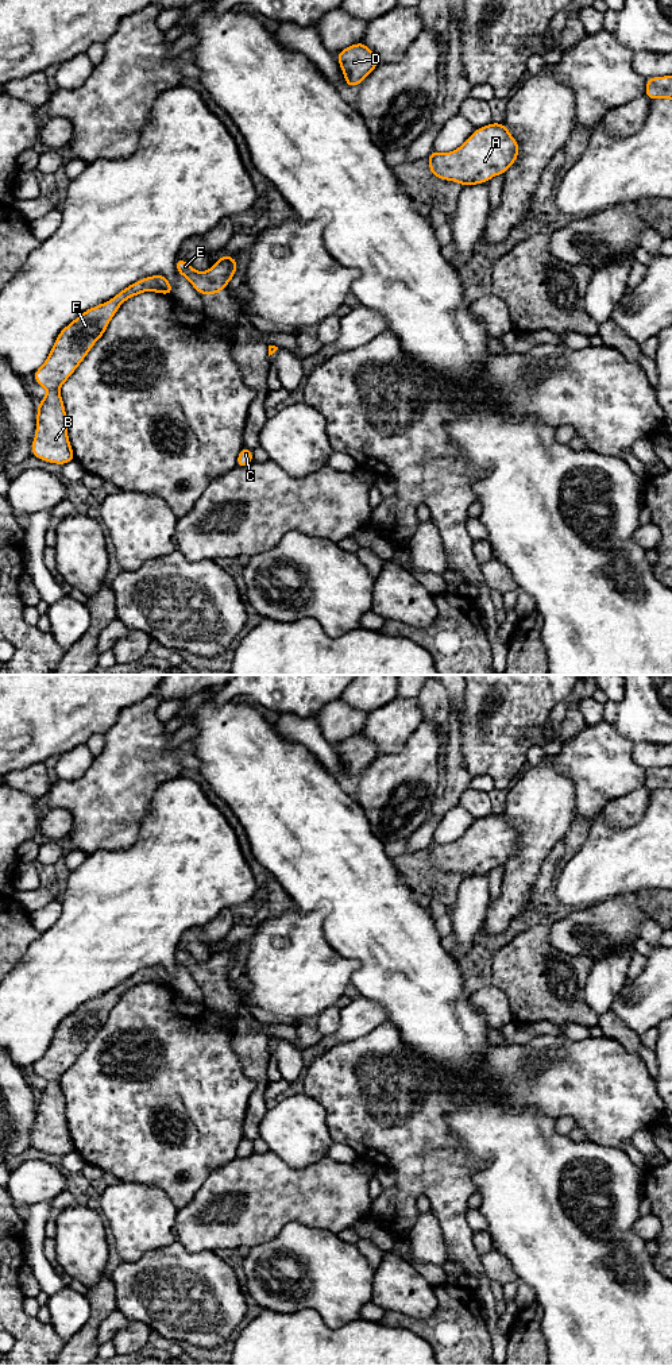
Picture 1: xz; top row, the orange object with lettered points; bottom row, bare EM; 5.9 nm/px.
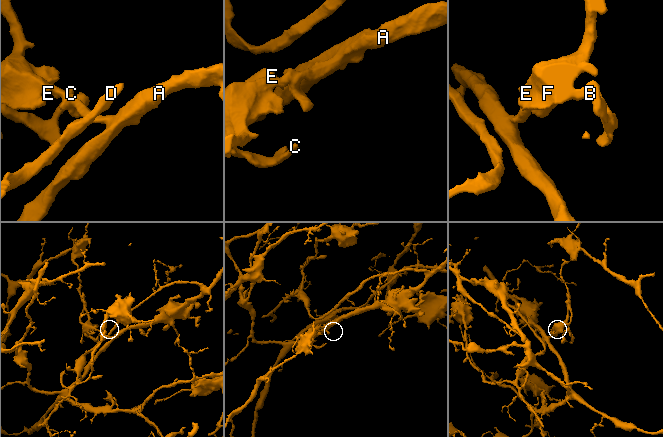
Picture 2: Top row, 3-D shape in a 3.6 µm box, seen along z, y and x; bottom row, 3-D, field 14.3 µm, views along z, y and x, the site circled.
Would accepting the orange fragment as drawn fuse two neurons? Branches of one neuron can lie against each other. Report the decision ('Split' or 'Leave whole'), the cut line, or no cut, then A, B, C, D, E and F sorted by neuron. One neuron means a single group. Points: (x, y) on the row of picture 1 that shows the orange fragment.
Leave whole. No split. Groups: A B C D E F

